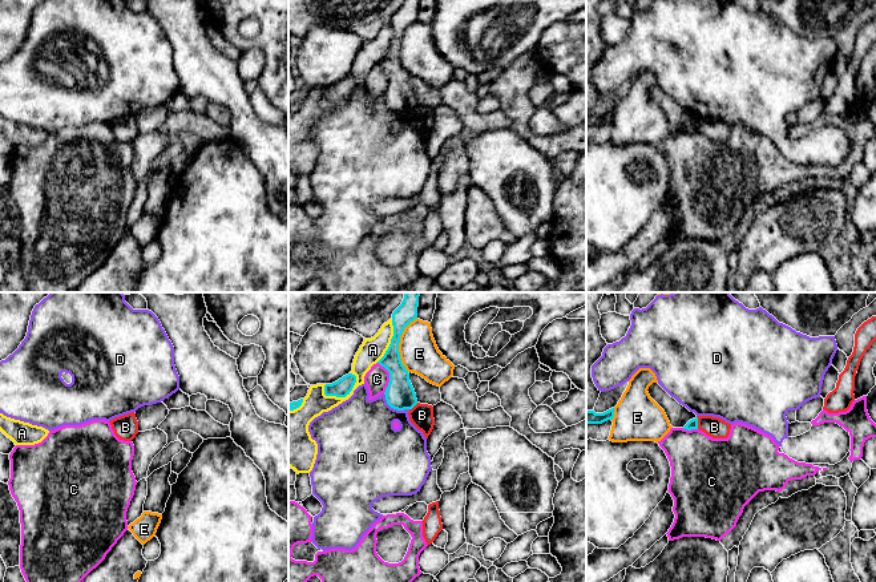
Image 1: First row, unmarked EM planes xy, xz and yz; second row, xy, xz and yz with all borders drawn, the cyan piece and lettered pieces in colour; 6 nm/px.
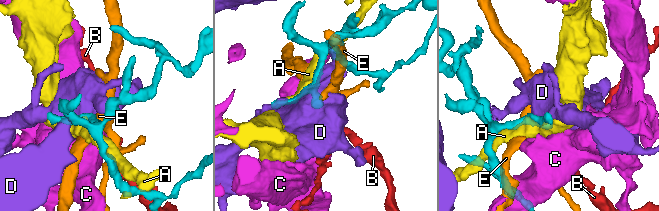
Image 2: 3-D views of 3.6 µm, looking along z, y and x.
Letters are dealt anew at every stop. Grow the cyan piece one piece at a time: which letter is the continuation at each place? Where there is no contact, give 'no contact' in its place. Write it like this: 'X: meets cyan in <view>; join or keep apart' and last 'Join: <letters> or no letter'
A: meets cyan in xz; keep apart
B: meets cyan in yz; keep apart
C: meets cyan in xz; keep apart
D: meets cyan in xz; keep apart
E: meets cyan in xz; keep apart
Join: no letter

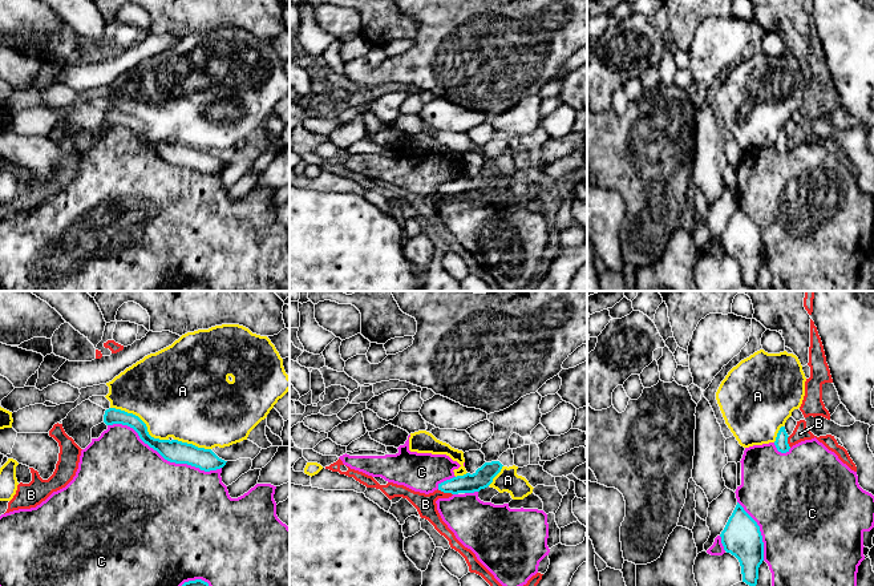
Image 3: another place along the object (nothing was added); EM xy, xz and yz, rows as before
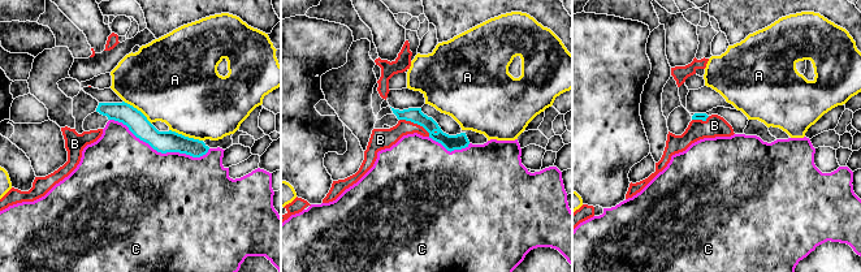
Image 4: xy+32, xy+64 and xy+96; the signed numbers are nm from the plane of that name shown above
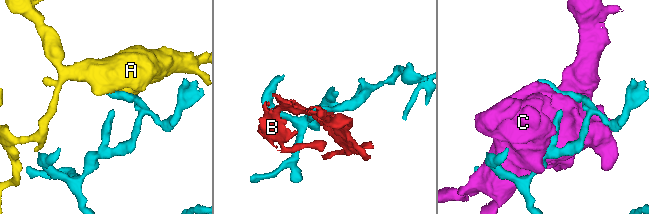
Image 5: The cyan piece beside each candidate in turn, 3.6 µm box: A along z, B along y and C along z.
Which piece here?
A: meets cyan in xy; keep apart
B: meets cyan in xz; keep apart
C: meets cyan in xy; keep apart
Join: no letter

